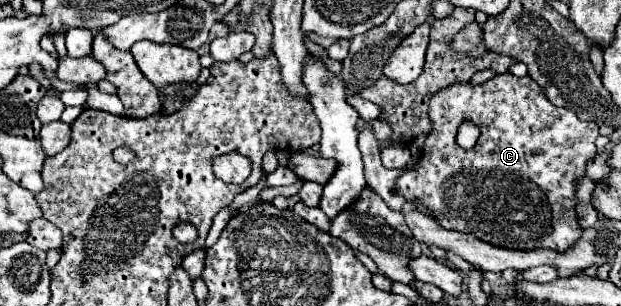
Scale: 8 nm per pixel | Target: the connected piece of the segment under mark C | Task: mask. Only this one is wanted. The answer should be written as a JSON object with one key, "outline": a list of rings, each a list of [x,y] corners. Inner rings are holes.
{"outline":[[[497,74],[479,86],[455,84],[443,88],[431,98],[429,116],[433,130],[425,140],[423,156],[413,168],[397,178],[393,186],[397,194],[407,202],[419,202],[419,206],[423,206],[443,228],[473,234],[495,246],[519,250],[553,248],[563,252],[579,240],[581,226],[575,214],[575,192],[577,182],[585,176],[585,164],[597,152],[595,122],[583,122],[575,112],[553,106],[539,84],[531,82],[527,76],[517,78],[513,74]],[[467,118],[481,130],[471,150],[463,150],[455,140],[459,124]]]}

